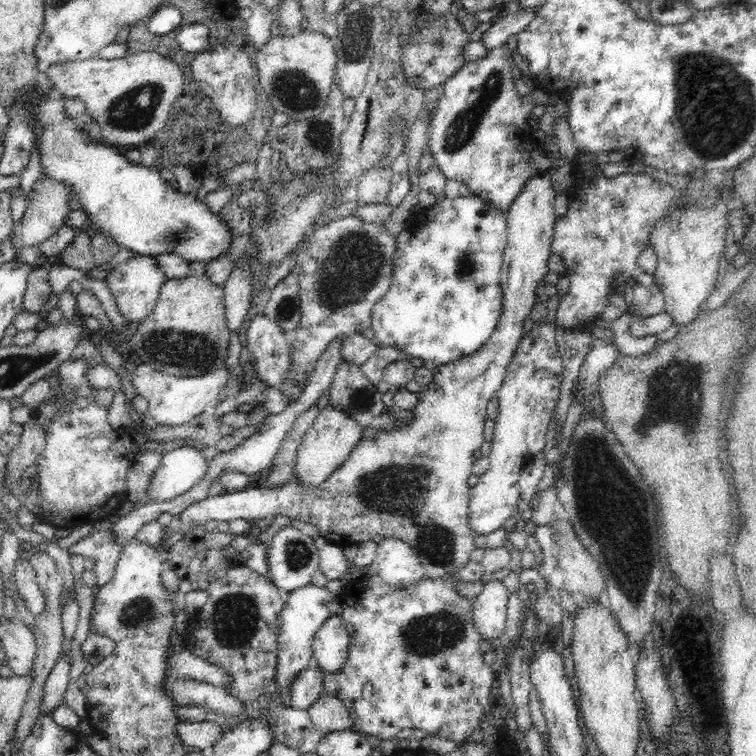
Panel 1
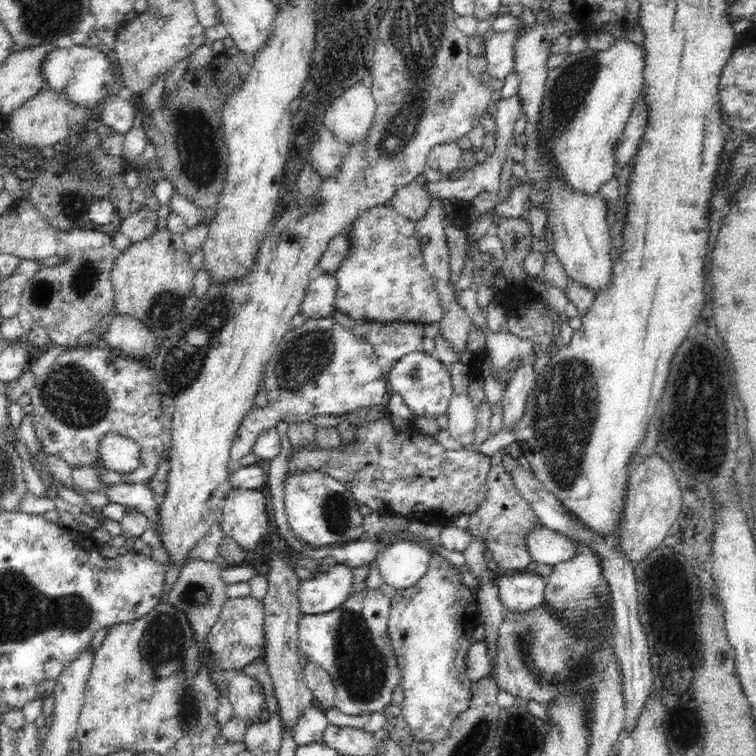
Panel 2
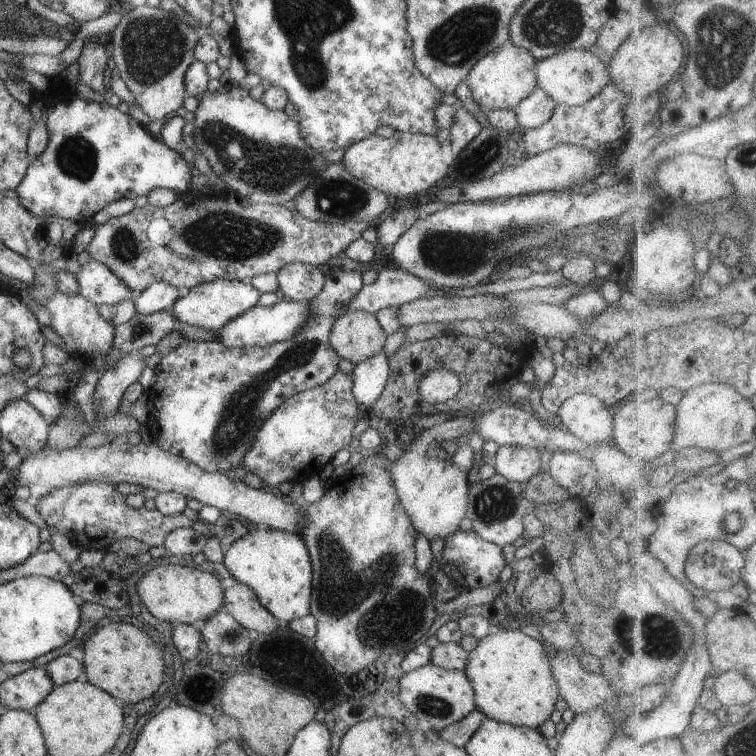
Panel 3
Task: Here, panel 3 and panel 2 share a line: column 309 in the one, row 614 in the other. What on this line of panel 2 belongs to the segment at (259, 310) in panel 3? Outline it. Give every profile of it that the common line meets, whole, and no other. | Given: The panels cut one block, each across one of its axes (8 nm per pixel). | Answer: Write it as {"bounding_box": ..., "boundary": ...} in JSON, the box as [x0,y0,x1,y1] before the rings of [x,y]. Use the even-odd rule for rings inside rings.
{"bounding_box":[298,564,352,614],"boundary":[[[345,564],[330,566],[327,572],[302,580],[298,590],[301,614],[326,614],[336,610],[352,596],[352,568]]]}

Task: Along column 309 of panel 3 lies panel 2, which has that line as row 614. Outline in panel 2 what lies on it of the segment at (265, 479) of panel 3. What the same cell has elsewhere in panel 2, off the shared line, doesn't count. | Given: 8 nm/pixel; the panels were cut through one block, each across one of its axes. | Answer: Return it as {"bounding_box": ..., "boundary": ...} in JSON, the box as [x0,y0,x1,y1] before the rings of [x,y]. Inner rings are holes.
{"bounding_box":[388,552,481,743],"boundary":[[[437,552],[431,554],[426,574],[414,586],[404,590],[397,590],[396,594],[391,599],[390,614],[388,618],[388,635],[391,638],[392,647],[394,648],[396,654],[397,664],[400,670],[401,686],[404,694],[406,695],[404,702],[401,704],[401,715],[405,718],[410,734],[412,736],[414,735],[418,742],[435,743],[441,738],[444,738],[448,734],[451,724],[456,721],[456,718],[458,718],[460,714],[463,714],[470,707],[472,699],[472,691],[470,690],[470,686],[472,683],[465,674],[465,659],[467,658],[470,646],[477,642],[473,636],[475,628],[481,622],[478,613],[476,612],[477,606],[478,599],[476,599],[474,591],[460,581],[460,569],[458,569],[455,565],[450,564],[446,558],[442,557],[442,555]]]}

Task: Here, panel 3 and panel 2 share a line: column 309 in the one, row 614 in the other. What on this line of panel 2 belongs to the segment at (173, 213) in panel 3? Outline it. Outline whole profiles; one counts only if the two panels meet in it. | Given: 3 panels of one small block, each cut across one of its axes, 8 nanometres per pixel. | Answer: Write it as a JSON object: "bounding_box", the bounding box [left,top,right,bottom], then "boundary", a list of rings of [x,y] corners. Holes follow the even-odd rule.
{"bounding_box":[207,596,265,675],"boundary":[[[245,596],[242,598],[229,598],[223,605],[218,620],[211,626],[207,636],[207,644],[212,658],[218,663],[218,668],[227,671],[229,675],[241,673],[258,658],[264,658],[265,631],[263,600]]]}

